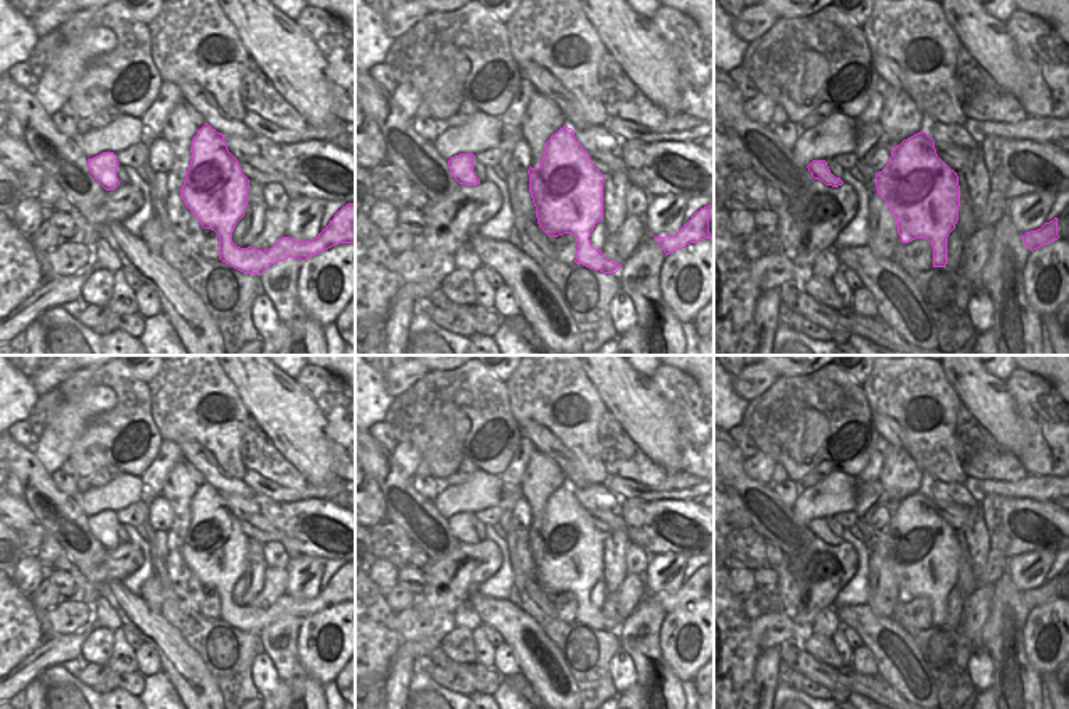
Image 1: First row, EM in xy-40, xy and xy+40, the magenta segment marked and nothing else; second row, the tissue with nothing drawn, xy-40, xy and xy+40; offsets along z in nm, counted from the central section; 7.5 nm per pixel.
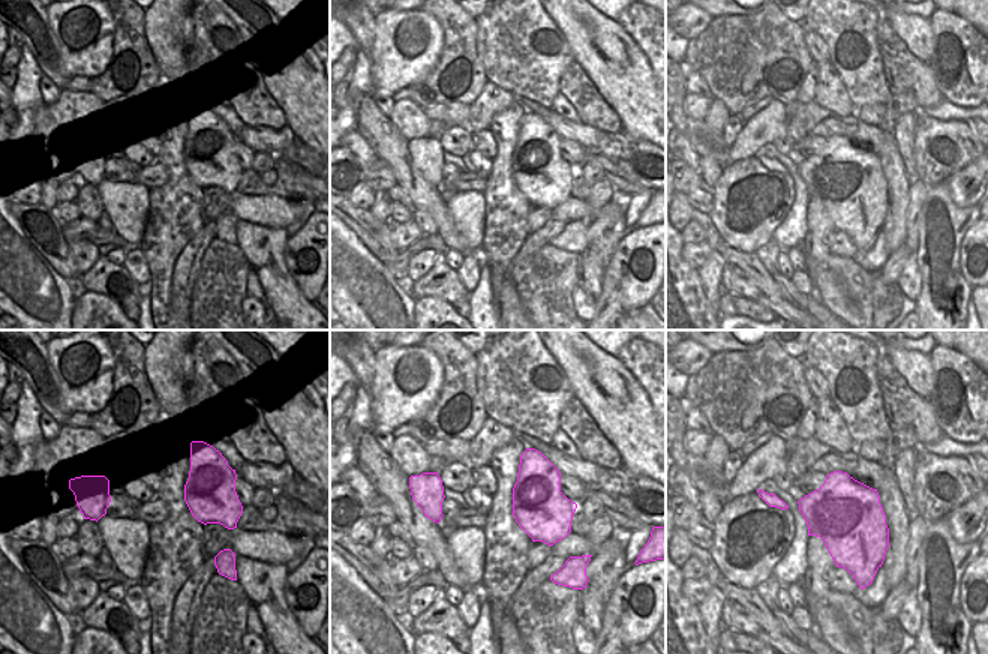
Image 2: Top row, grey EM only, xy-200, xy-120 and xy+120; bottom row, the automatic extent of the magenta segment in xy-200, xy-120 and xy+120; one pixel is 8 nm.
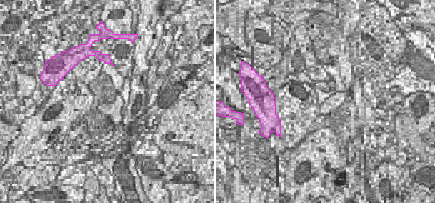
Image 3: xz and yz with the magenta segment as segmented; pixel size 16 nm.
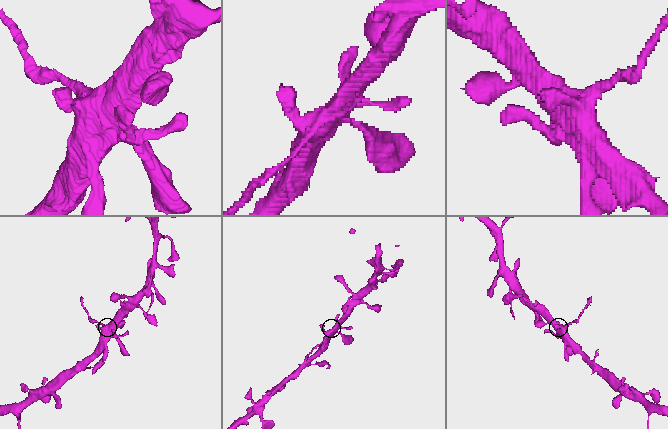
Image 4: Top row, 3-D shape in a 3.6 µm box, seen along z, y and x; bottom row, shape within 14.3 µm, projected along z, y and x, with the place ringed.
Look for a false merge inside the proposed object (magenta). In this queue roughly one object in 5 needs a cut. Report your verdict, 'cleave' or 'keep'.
keep

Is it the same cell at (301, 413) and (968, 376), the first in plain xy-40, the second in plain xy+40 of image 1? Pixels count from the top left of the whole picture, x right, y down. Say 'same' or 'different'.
same

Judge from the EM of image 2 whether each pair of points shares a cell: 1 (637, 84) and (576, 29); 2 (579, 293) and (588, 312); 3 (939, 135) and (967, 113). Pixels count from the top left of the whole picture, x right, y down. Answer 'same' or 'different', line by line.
1: same
2: same
3: different

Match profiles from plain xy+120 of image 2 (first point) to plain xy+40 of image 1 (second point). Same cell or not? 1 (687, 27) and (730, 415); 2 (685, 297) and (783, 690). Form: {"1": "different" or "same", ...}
{"1": "different", "2": "different"}

